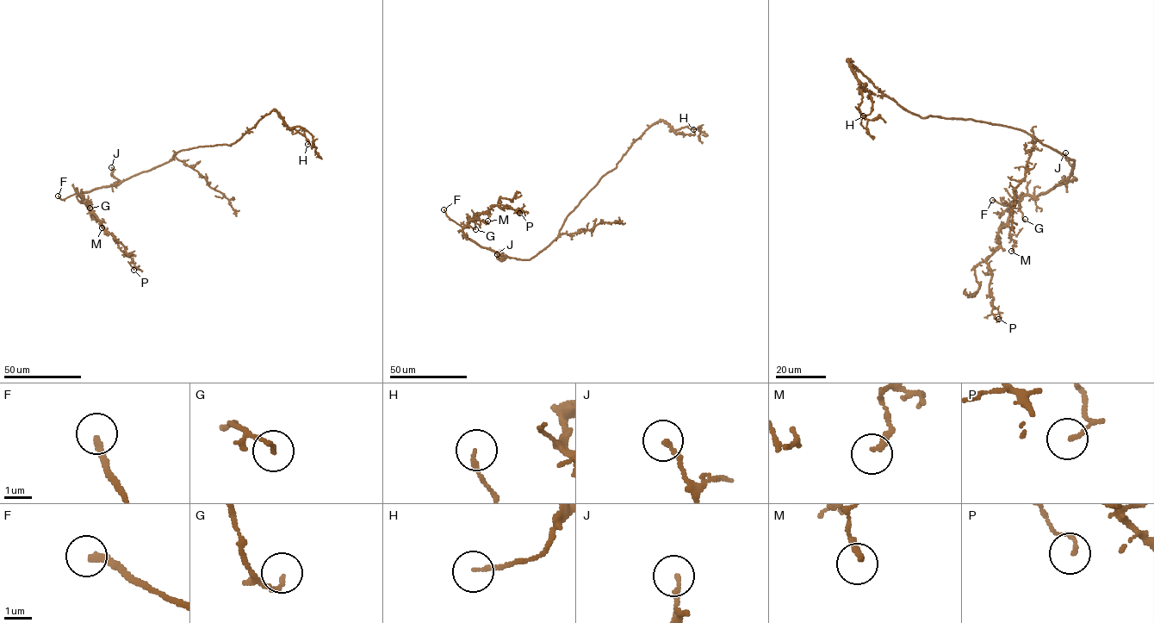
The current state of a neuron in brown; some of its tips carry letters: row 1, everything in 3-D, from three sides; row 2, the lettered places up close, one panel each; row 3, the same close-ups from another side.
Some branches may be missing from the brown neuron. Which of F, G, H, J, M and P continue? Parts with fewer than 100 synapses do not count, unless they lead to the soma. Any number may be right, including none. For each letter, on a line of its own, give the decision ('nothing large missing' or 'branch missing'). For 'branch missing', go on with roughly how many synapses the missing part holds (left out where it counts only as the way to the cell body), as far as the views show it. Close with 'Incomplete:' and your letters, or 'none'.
F: branch missing
G: nothing large missing
H: nothing large missing
J: nothing large missing
M: nothing large missing
P: nothing large missing
Incomplete: F

